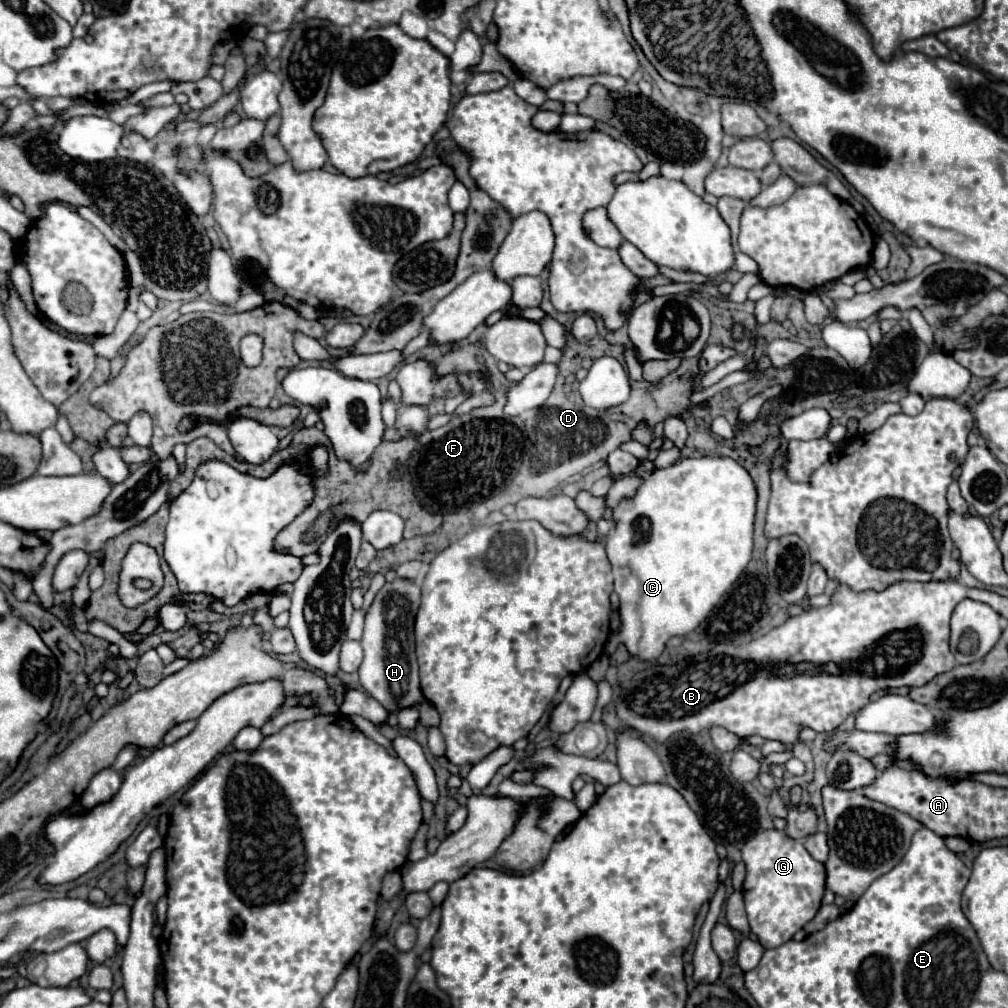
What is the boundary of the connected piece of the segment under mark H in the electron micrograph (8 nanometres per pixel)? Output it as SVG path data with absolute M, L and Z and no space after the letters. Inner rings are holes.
M395 579L393 583L385 583L383 589L377 593L371 609L365 613L365 631L363 631L363 663L359 667L359 681L363 689L377 699L387 711L401 711L425 701L421 687L419 687L419 671L417 671L417 657L415 657L415 637L413 637L413 623L419 609L419 587L413 585L409 579Z

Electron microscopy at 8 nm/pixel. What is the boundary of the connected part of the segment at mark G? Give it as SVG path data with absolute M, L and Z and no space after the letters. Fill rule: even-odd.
M777 829L751 837L743 845L743 861L747 865L743 895L749 927L765 949L783 945L815 917L825 891L825 865L815 861L803 843Z

